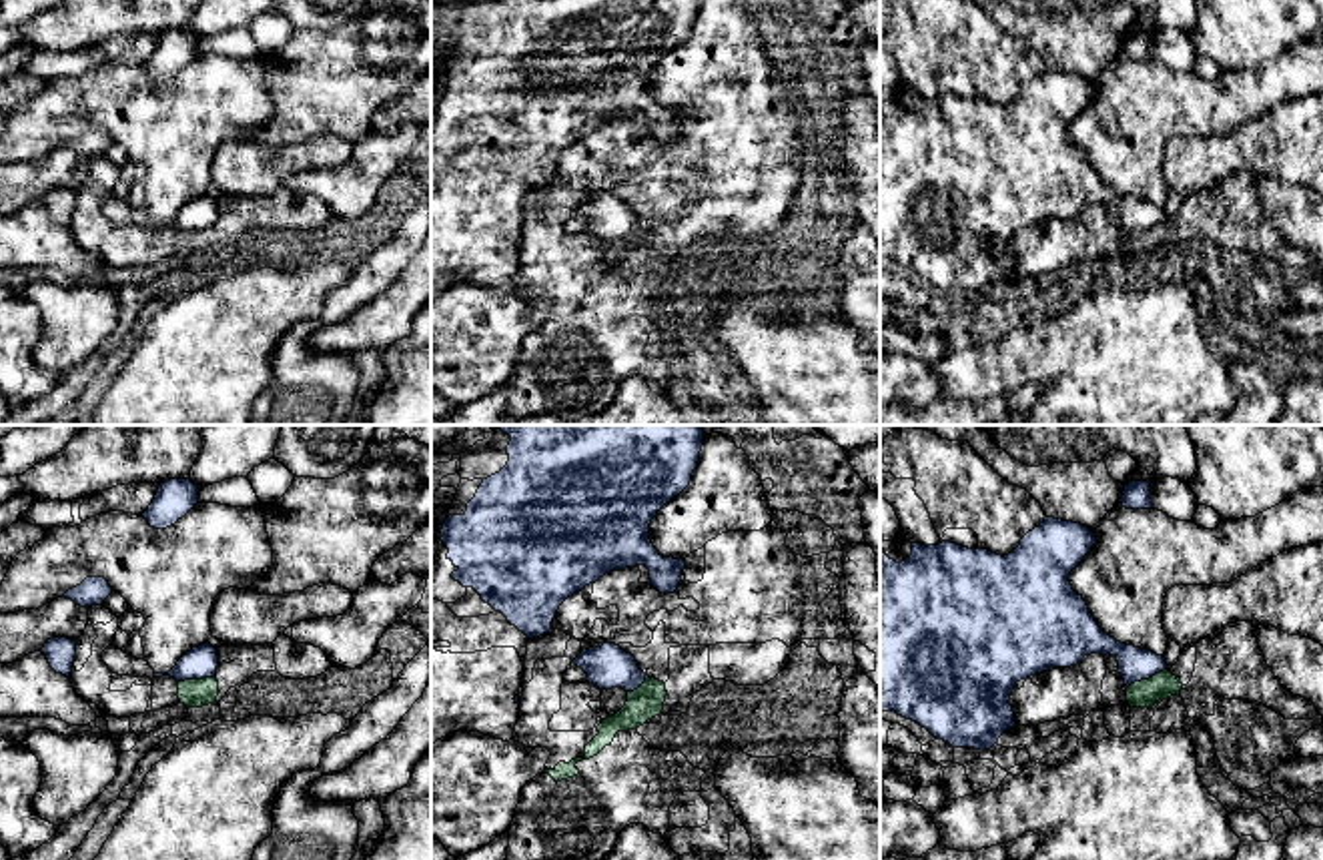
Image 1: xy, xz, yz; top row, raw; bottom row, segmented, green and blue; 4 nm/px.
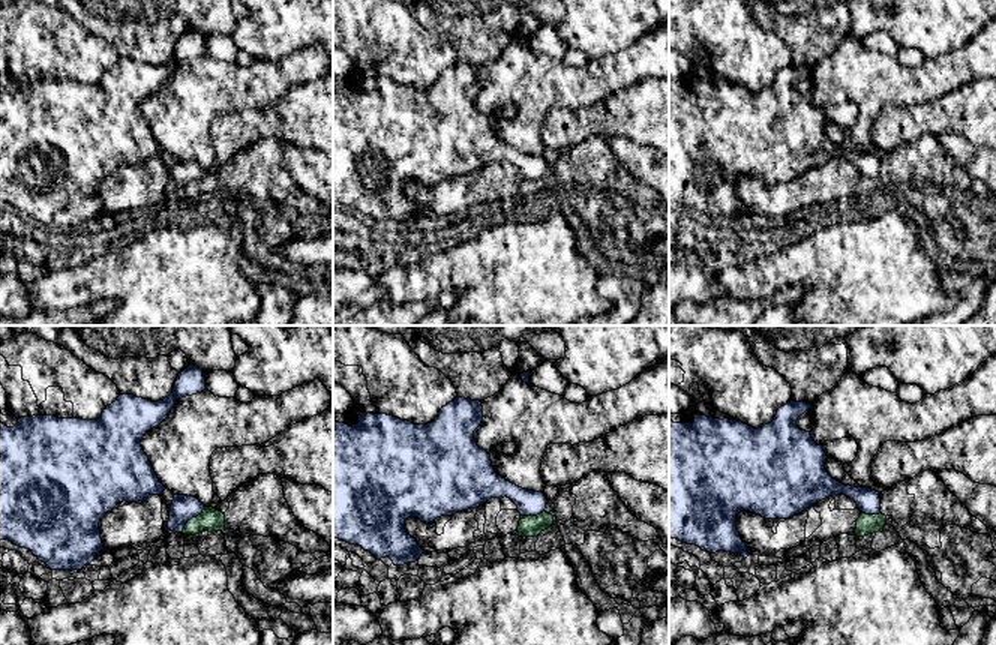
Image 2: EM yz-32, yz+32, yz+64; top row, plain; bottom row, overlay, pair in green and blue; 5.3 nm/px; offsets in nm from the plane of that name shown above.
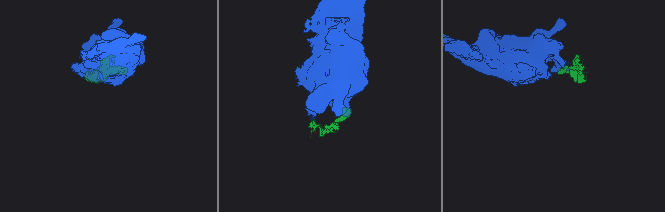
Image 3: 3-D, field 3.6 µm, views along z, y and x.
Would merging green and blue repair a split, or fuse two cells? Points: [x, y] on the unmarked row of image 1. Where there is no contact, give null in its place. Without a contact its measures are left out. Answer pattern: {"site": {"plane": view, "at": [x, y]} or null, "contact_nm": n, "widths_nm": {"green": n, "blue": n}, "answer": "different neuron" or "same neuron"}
{"site": {"plane": "yz", "at": [1145, 231]}, "contact_nm": 180, "widths_nm": {"green": 110, "blue": 140}, "answer": "different neuron"}

